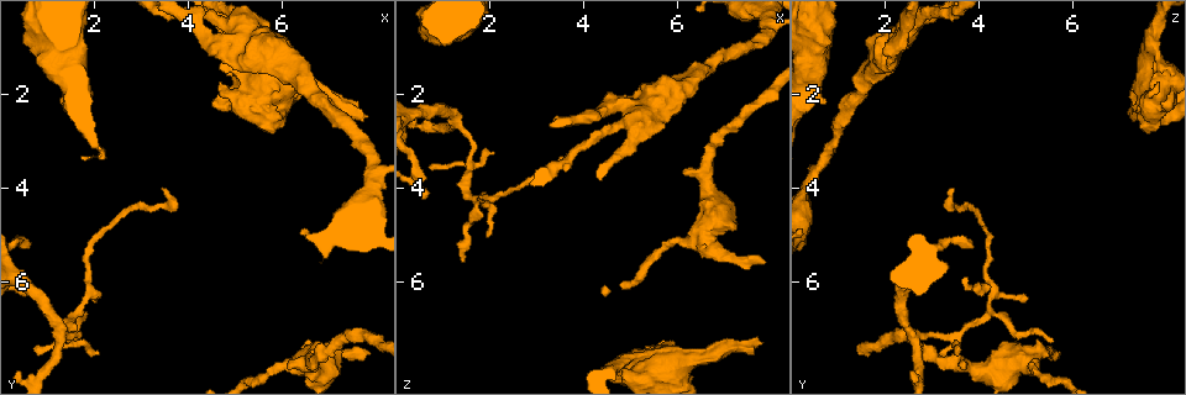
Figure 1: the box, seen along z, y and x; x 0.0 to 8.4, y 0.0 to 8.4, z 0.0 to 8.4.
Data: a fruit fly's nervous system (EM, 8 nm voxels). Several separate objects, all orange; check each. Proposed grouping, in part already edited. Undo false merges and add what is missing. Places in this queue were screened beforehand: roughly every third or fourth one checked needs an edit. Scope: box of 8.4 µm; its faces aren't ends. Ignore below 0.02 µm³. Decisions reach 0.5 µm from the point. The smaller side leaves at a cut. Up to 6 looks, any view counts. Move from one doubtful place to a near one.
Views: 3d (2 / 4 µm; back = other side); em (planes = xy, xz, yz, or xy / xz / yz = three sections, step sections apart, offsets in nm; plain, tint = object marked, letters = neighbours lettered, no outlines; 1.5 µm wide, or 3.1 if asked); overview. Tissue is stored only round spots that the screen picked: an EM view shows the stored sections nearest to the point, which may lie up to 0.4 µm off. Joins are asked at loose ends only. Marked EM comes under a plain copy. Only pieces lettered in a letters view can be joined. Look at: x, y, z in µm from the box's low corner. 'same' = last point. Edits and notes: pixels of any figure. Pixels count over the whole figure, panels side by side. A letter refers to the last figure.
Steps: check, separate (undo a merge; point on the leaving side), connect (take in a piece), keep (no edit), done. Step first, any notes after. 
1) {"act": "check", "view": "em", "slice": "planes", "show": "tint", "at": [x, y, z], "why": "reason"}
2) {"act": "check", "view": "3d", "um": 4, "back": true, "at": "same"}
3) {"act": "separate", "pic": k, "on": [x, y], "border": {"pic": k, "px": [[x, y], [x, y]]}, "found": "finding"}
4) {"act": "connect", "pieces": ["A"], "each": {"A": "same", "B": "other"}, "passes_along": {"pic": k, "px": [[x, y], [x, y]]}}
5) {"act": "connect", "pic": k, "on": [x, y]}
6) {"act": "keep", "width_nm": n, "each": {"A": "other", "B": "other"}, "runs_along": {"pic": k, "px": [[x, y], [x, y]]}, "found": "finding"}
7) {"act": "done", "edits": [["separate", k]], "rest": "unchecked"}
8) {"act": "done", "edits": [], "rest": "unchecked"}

{"act": "check", "view": "3d", "um": 2, "back": true, "at": [7.80, 2.50, 7.25], "why": "an open end"}

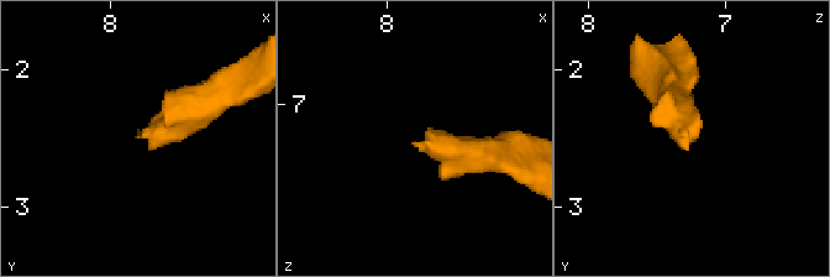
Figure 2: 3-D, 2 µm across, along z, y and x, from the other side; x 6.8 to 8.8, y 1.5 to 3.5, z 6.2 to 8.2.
{"act": "check", "view": "em", "slice": "xy", "step": 8, "show": "letters", "at": [7.80, 2.46, 7.26]}

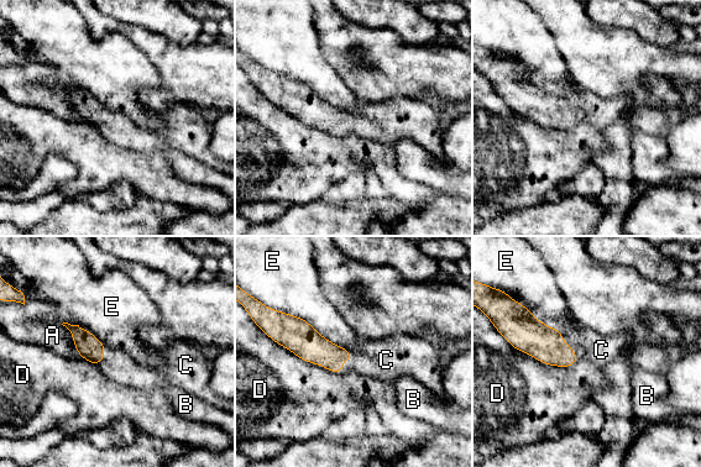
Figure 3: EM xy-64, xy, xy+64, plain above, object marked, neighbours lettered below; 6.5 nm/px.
{"act": "check", "view": "em", "slice": "planes", "show": "letters", "at": "same", "why": "cut it another way"}

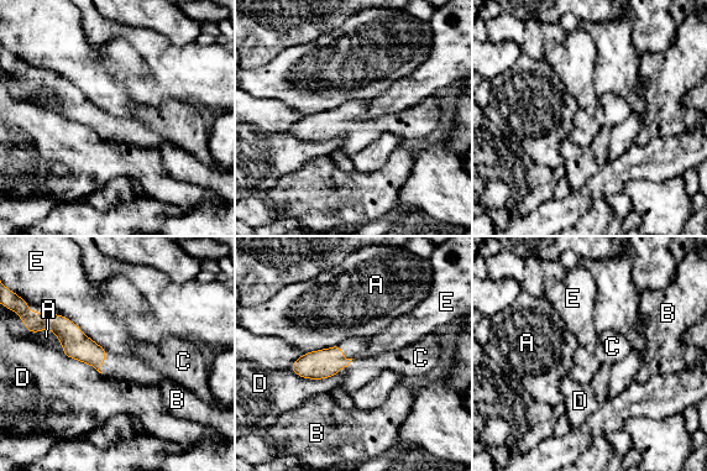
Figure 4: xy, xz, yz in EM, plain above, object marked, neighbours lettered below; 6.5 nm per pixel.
{"act": "connect", "pieces": ["C"], "each": {"A": "other", "B": "other", "C": "same", "D": "other", "E": "other"}, "passes_along": {"pic": 4, "px": [[321, 364], [350, 359], [362, 369]]}, "found": "the cell continues"}

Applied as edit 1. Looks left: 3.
{"act": "check", "view": "em", "slice": "xz", "step": 8, "show": "tint", "at": [7.85, 7.55, 5.55], "why": "free end"}

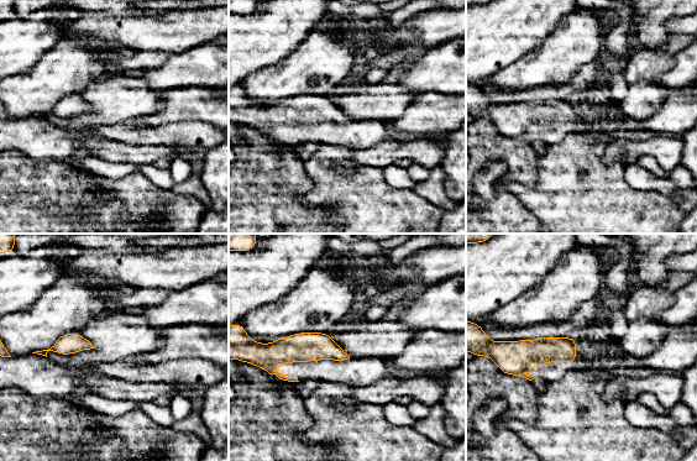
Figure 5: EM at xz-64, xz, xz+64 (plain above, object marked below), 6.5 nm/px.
{"act": "check", "view": "em", "slice": "planes", "show": "letters", "at": "same", "why": "another direction"}

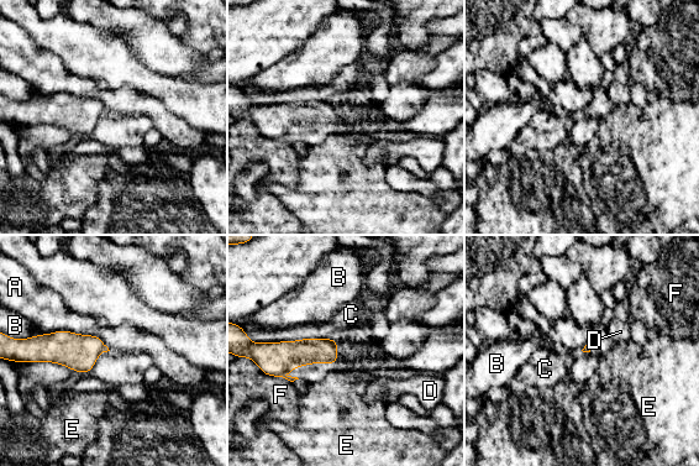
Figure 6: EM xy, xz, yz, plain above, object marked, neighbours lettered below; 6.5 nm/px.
{"act": "keep", "each": {"A": "other", "B": "other", "C": "other", "D": "other", "E": "other", "F": "other"}, "border": {"pic": 6, "px": [[45, 333], [71, 330], [95, 335]]}, "found": "none of them fits"}

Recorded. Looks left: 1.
{"act": "done", "edits": [["connect", 4]], "rest": "unchecked"}

